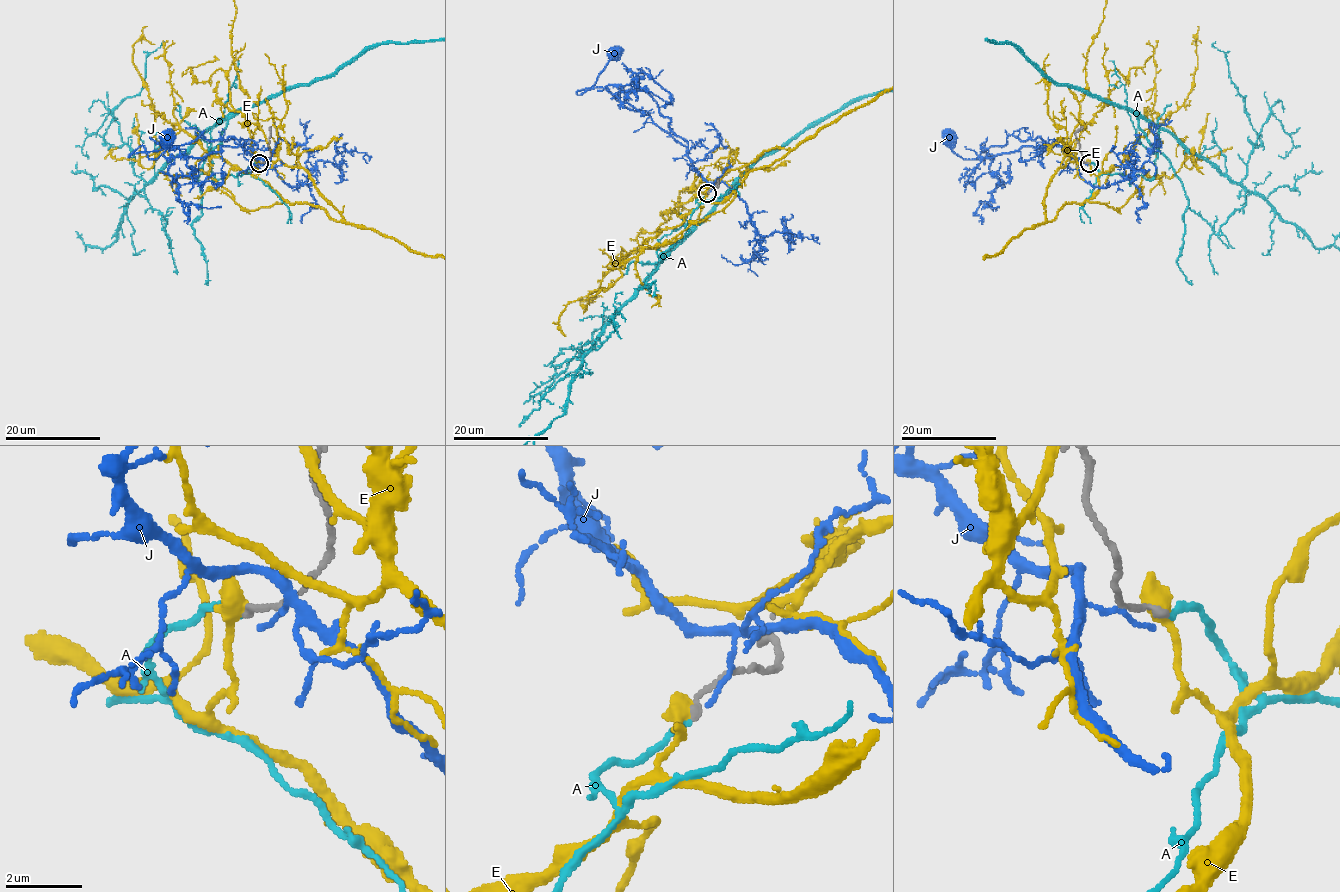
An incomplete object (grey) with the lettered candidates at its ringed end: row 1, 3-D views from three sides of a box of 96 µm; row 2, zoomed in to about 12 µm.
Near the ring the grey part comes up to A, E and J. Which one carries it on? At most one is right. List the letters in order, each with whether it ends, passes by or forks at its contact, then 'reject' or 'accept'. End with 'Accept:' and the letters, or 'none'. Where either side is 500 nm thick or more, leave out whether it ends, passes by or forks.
A: it ends; accept
E: reject
J: it ends; reject
Accept: A

